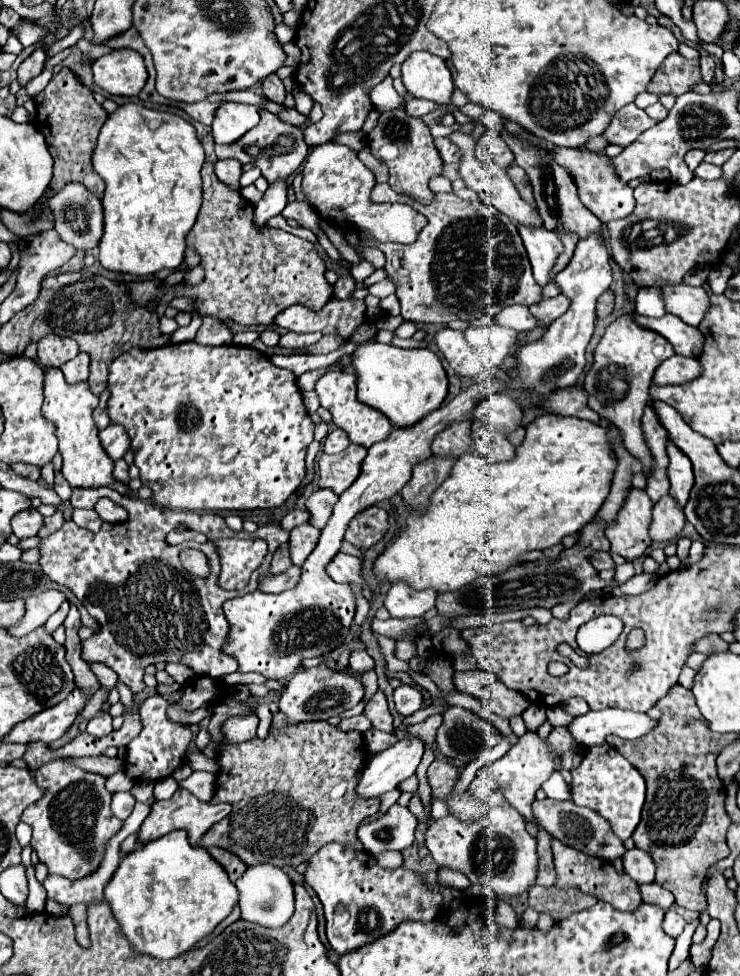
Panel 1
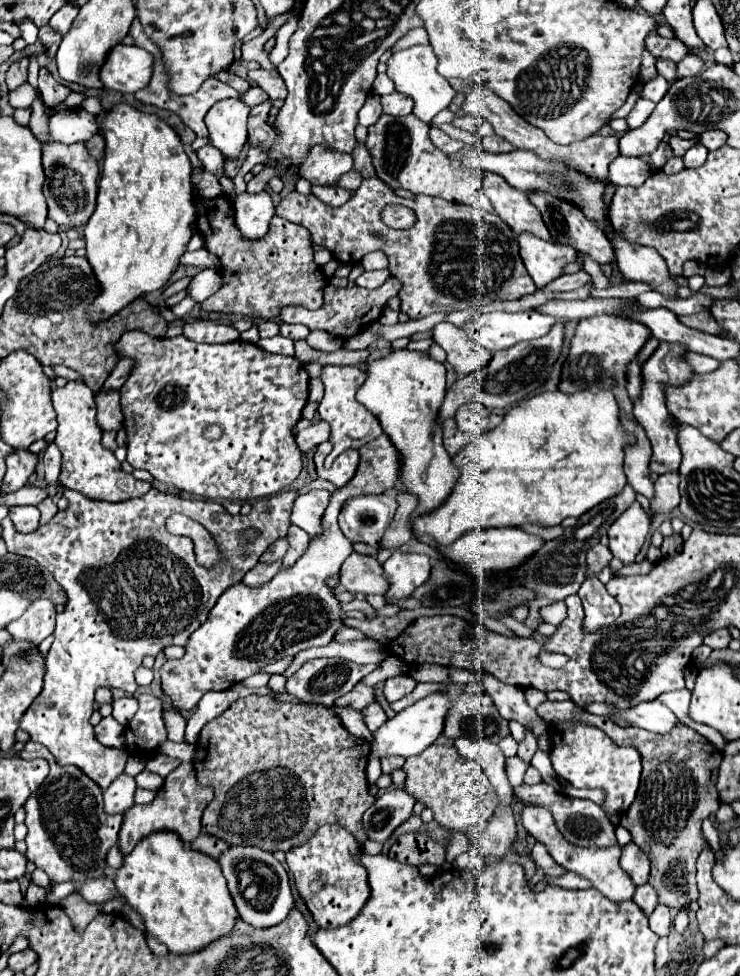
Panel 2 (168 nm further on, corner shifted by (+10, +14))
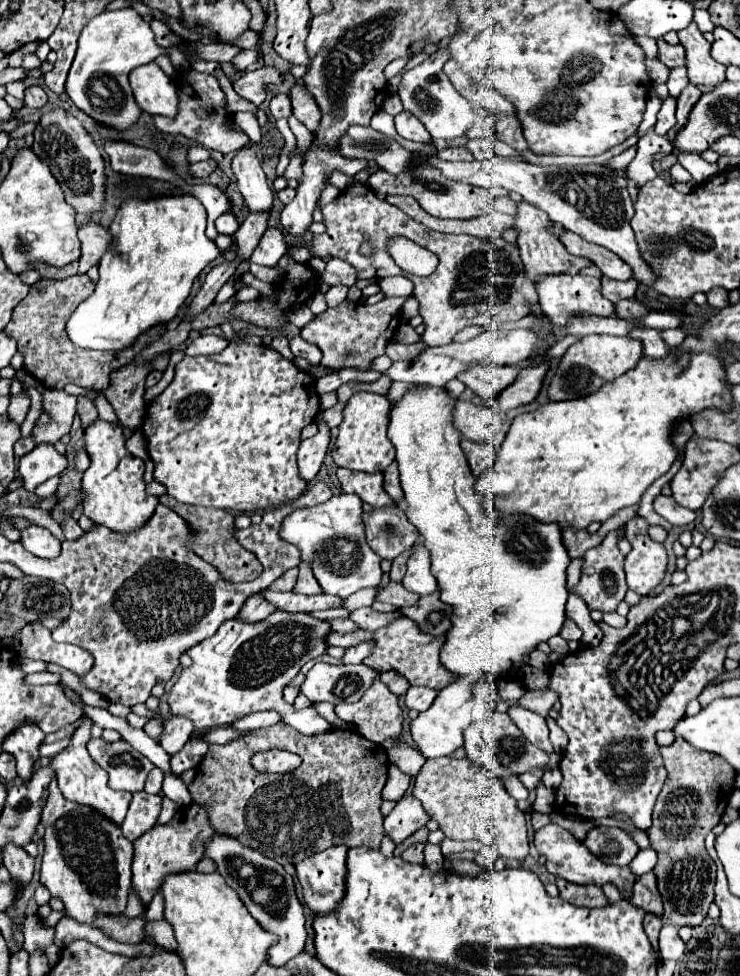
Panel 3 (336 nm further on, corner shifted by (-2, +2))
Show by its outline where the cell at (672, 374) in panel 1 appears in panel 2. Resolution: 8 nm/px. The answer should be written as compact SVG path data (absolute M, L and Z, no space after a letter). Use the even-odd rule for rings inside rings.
M688 352L688 364L692 366L692 370L696 370L696 374L706 374L718 368L718 360L716 358L708 358L704 354L696 354L696 352Z

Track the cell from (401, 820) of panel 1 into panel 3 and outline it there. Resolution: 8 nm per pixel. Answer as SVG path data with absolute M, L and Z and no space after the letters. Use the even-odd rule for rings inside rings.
M410 794L410 796L404 796L400 802L396 802L394 810L384 818L384 828L386 828L386 834L396 844L400 844L410 834L414 834L416 830L426 826L428 820L430 818L424 812L420 800Z

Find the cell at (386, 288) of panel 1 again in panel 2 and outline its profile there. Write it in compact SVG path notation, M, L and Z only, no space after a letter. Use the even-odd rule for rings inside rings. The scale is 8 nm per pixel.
M384 268L384 270L370 270L370 272L364 272L356 278L356 284L358 286L364 286L364 288L378 288L382 286L386 280L390 278L390 272Z

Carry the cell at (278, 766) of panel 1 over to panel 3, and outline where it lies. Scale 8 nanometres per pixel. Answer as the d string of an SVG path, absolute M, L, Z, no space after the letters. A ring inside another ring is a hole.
M278 722L274 726L268 726L268 728L260 728L260 730L254 730L250 732L248 736L240 738L240 740L234 740L226 746L210 746L206 756L202 758L202 762L198 764L196 768L196 778L194 782L188 786L192 798L196 804L202 804L202 806L208 806L208 820L212 824L212 828L220 834L228 834L236 840L240 840L242 844L250 846L250 848L256 848L260 850L264 856L276 860L278 864L286 866L286 864L296 864L316 852L322 852L330 846L338 846L338 844L346 844L348 848L352 846L366 846L366 848L380 848L380 840L384 838L384 826L382 826L382 820L384 816L380 814L380 804L382 804L382 788L386 784L386 778L388 778L388 756L386 756L386 750L380 746L380 744L374 744L374 742L368 742L364 736L360 736L358 732L350 732L350 730L330 730L330 732L324 732L324 734L318 734L318 736L304 736L300 732L296 732L292 726L284 724L284 722ZM270 748L282 748L282 750L290 750L290 752L296 752L300 758L302 758L302 766L298 766L296 770L292 772L286 772L286 774L262 774L258 770L252 768L250 764L250 758L260 752L260 750L270 750Z

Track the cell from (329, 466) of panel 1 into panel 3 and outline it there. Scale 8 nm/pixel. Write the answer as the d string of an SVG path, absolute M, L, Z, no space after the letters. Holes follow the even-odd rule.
M338 468L336 476L340 480L340 486L346 494L356 494L364 502L372 504L374 508L384 508L384 506L394 506L392 498L388 498L384 490L384 478L382 474L364 474L364 472L354 472L348 468Z

